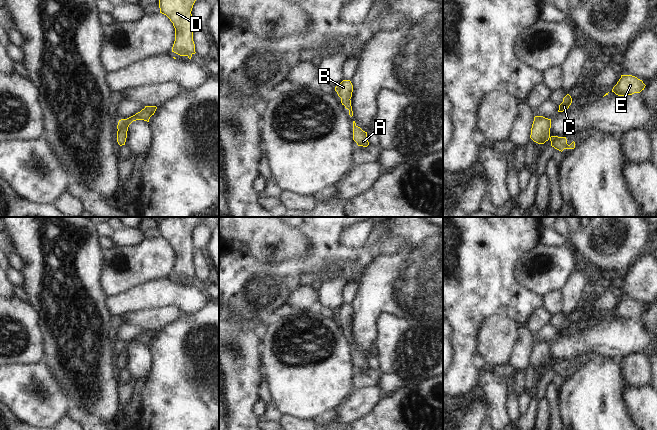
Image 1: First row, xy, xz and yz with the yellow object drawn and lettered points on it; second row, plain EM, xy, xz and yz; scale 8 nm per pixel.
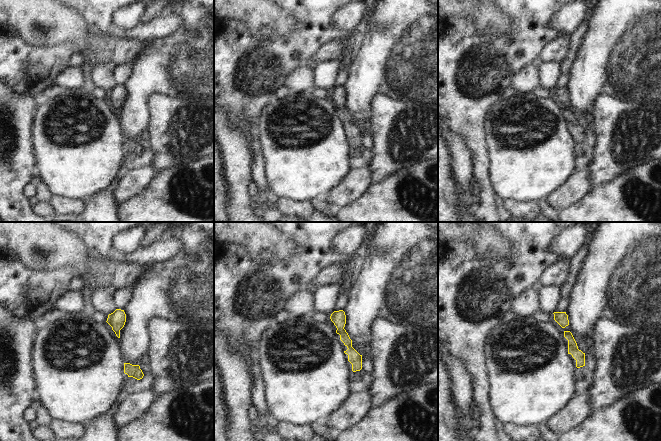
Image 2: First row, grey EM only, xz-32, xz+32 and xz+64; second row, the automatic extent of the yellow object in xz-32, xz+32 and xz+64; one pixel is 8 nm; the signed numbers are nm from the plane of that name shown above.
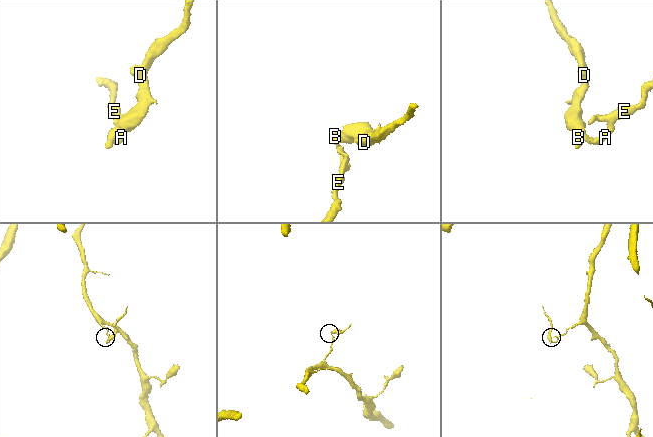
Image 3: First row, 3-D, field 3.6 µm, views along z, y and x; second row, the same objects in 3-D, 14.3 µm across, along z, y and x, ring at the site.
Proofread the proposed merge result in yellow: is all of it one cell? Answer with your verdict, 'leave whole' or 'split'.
leave whole

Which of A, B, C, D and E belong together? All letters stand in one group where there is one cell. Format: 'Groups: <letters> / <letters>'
Groups: A B C D E

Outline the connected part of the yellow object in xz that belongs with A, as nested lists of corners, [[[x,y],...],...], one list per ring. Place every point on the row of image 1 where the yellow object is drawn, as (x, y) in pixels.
[[[353,121],[353,140],[358,146],[367,147],[369,145],[367,132],[358,127],[355,121]]]

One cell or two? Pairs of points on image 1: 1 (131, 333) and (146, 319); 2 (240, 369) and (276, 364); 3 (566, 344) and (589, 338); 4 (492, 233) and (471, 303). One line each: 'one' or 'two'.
1: two
2: two
3: one
4: one

